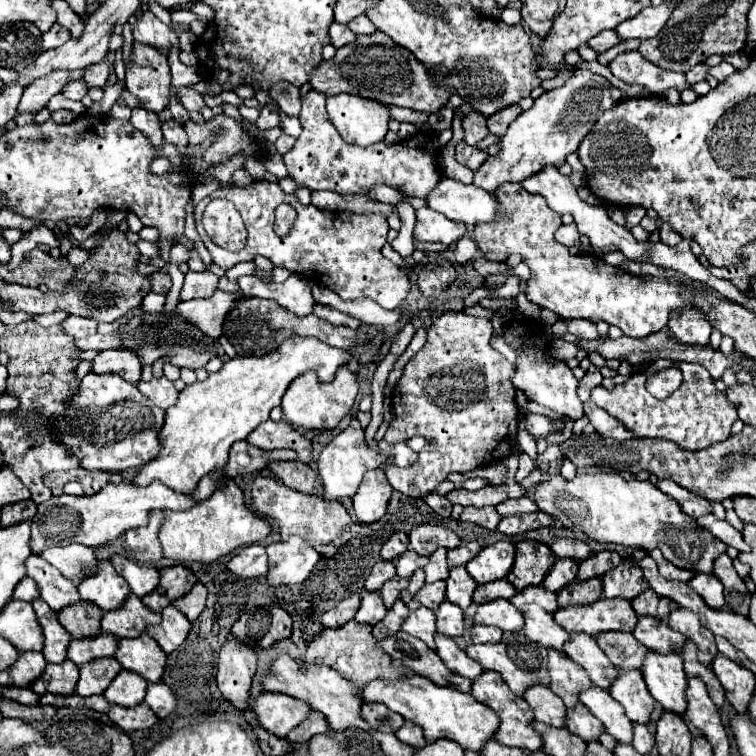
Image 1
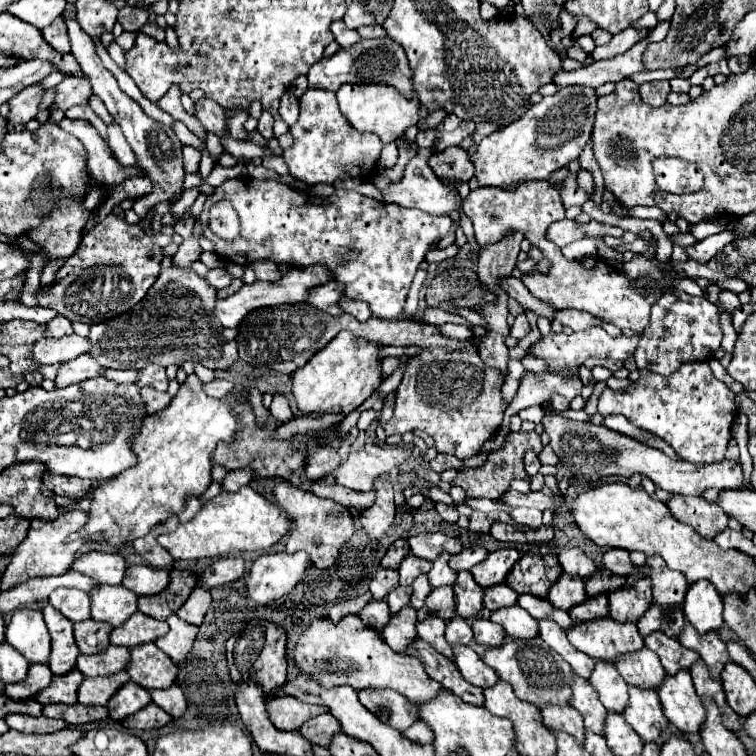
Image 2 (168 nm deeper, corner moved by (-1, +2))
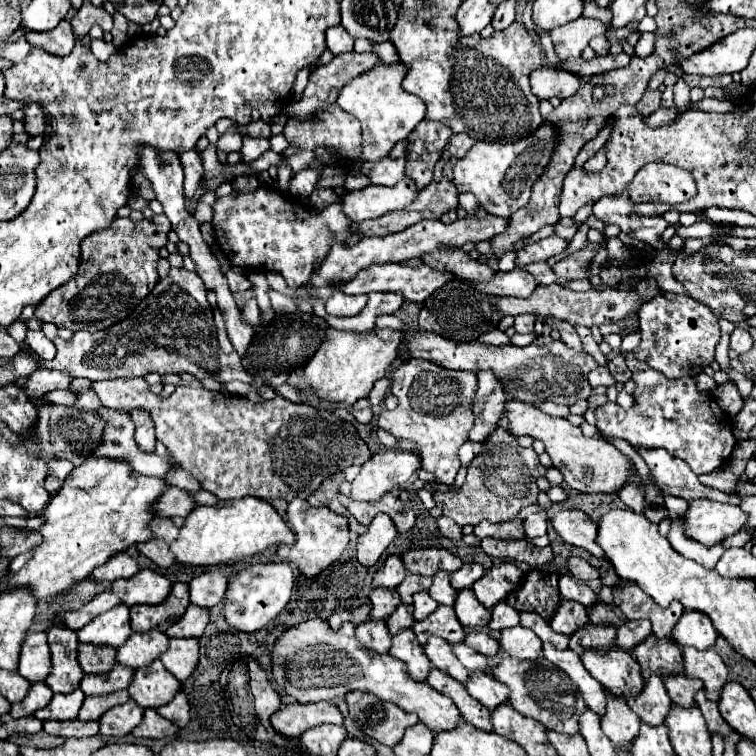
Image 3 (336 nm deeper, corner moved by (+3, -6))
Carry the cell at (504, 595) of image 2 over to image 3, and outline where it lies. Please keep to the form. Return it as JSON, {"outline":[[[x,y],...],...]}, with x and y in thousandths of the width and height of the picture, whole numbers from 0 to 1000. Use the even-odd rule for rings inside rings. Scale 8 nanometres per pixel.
{"outline":[[[660,795],[660,800],[655,800],[649,806],[647,832],[663,835],[663,832],[679,829],[679,827],[687,827],[687,811],[681,811],[681,806],[676,806],[676,800],[671,800],[668,795]]]}

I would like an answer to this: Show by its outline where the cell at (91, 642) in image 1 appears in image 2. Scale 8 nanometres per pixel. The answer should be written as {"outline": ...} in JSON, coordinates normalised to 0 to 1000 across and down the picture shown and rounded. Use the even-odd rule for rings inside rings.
{"outline":[[[144,853],[136,864],[126,864],[120,869],[104,866],[102,885],[112,896],[142,896],[163,888],[171,877],[171,858],[157,858],[152,853]]]}

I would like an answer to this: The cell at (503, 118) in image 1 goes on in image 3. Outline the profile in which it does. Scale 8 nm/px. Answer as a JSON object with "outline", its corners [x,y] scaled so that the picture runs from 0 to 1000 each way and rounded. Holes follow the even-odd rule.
{"outline":[[[618,176],[599,179],[597,187],[591,189],[591,202],[597,202],[599,208],[615,208],[626,192],[628,192],[628,184],[618,181]]]}

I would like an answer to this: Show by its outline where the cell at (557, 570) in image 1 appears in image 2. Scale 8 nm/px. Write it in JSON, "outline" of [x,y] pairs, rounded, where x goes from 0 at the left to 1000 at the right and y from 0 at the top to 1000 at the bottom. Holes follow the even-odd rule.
{"outline":[[[747,758],[739,763],[739,769],[729,776],[724,787],[724,795],[745,808],[753,808],[755,803],[771,798],[774,792],[776,792],[774,771],[766,769],[766,763],[750,763]]]}

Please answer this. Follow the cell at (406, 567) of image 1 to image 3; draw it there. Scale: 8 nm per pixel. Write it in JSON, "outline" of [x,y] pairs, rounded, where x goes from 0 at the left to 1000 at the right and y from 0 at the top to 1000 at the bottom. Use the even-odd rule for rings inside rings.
{"outline":[[[541,758],[533,771],[525,776],[525,784],[530,787],[530,795],[533,798],[544,798],[546,795],[546,784],[552,782],[565,782],[570,776],[570,763],[554,763],[554,761],[546,761]]]}

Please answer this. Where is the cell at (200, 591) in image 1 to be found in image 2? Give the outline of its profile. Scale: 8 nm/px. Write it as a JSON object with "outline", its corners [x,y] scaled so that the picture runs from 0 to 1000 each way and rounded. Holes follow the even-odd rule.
{"outline":[[[258,776],[253,790],[245,795],[245,800],[237,806],[234,816],[253,824],[253,827],[266,827],[269,816],[274,811],[279,800],[279,784],[274,784],[274,779],[263,779]]]}

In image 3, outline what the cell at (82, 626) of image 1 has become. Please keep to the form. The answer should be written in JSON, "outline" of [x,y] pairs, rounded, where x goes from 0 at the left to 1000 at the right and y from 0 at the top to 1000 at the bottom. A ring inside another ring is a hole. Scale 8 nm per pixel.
{"outline":[[[107,851],[102,864],[102,874],[112,890],[142,890],[152,880],[152,858],[144,853],[126,856],[120,851]]]}

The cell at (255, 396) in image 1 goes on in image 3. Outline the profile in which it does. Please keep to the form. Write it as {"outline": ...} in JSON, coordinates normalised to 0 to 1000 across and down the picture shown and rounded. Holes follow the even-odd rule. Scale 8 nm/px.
{"outline":[[[118,602],[115,610],[94,623],[81,649],[67,660],[67,665],[57,673],[60,694],[52,700],[57,708],[57,718],[44,726],[41,742],[15,766],[17,774],[41,774],[49,792],[62,787],[73,787],[89,782],[99,769],[110,769],[120,761],[120,755],[139,742],[144,742],[152,731],[171,726],[173,721],[184,721],[205,713],[205,705],[197,700],[200,687],[205,684],[205,663],[224,647],[218,631],[176,631],[176,620],[168,610],[152,610],[147,604],[126,604]]]}

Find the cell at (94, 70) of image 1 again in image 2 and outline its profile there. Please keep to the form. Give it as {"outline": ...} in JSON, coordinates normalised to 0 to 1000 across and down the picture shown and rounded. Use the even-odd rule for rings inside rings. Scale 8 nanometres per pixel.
{"outline":[[[91,99],[75,112],[75,123],[73,123],[73,131],[70,131],[65,147],[70,147],[70,144],[89,147],[91,142],[99,142],[99,139],[115,139],[120,126],[123,123],[120,123],[120,112],[118,112],[115,102]]]}

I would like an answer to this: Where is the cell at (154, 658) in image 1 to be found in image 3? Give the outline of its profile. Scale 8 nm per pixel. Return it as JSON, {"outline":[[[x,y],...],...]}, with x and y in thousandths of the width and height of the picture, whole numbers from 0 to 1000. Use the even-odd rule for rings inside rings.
{"outline":[[[208,872],[205,877],[179,885],[176,901],[171,906],[171,919],[187,935],[213,935],[221,933],[231,917],[239,911],[239,901],[234,901]]]}

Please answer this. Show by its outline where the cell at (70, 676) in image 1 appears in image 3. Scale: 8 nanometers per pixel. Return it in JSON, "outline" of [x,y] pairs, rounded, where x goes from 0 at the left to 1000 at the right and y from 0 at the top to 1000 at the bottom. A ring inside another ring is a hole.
{"outline":[[[99,911],[99,914],[89,917],[89,919],[75,917],[75,919],[70,919],[70,925],[65,927],[62,935],[46,940],[44,946],[49,951],[54,951],[54,954],[62,954],[62,951],[75,951],[75,954],[99,951],[107,933],[110,933],[110,925],[112,925],[112,919],[110,919],[107,911]]]}

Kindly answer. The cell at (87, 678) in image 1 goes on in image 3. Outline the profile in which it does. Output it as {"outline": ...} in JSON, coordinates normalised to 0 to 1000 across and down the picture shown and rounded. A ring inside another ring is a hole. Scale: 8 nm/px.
{"outline":[[[165,911],[144,919],[131,919],[131,922],[112,922],[110,935],[104,940],[104,954],[128,954],[142,938],[165,930],[168,925],[171,925],[171,917]]]}

